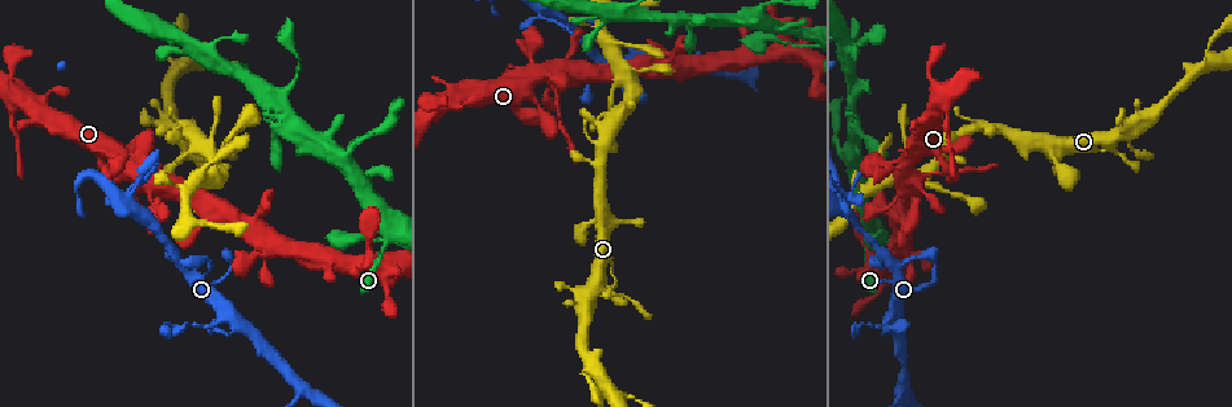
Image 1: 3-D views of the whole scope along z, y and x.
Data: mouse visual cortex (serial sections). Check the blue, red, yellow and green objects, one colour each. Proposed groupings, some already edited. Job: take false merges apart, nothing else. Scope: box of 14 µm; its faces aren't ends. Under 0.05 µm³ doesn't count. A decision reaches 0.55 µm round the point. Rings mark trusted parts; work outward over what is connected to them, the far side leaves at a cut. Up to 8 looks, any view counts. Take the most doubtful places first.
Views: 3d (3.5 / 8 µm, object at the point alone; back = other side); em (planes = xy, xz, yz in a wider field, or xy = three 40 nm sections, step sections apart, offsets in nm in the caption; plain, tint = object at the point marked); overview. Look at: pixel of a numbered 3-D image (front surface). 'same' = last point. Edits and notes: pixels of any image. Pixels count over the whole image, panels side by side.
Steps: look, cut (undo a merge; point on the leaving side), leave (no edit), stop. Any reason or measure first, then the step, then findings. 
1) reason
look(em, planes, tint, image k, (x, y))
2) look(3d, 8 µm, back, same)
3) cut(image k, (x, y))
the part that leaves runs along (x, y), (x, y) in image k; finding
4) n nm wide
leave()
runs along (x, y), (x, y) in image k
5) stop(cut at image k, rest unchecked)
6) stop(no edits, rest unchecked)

thin arm on a thick one
look(3d, 3.5 µm, image 1, (607, 290))

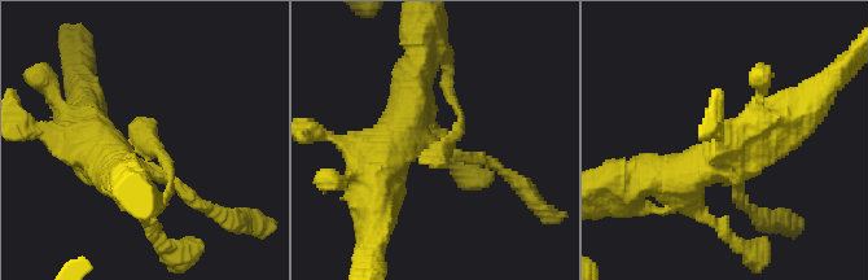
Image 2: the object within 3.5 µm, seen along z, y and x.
need the tissue
look(em, xy, step 2, tint, image 2, (146, 167))

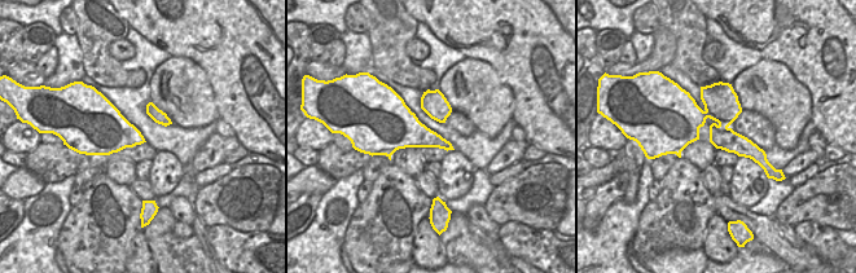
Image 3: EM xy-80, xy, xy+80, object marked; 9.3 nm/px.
leave()
runs along (666, 132), (711, 115), (767, 167) in image 3; all the same cell

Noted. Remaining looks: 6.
sharp bend
look(3d, 3.5 µm, image 1, (205, 261))

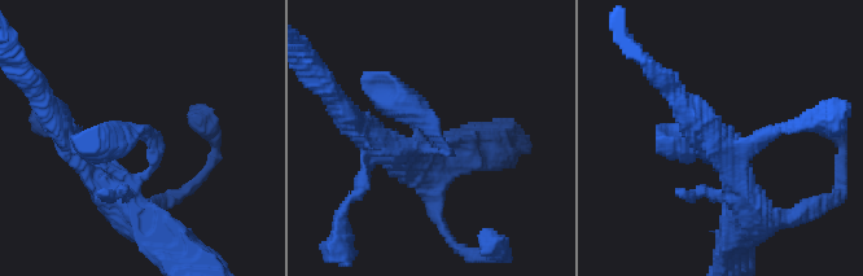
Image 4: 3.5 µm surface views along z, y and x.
arms of 300, 400 nm
look(em, xy, step 2, tint, image 4, (150, 132))

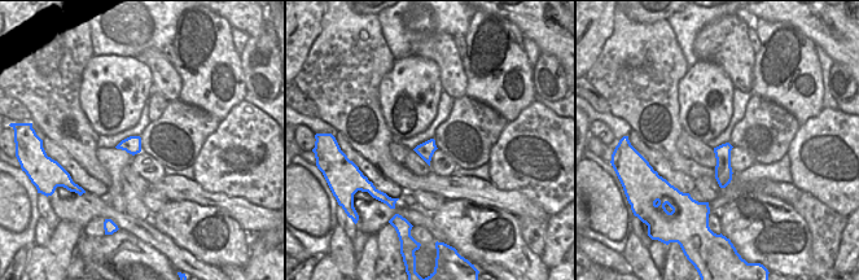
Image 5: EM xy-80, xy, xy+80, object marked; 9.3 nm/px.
leave()
runs along (747, 206), (723, 134), (667, 147) in image 4; continuous, no second cell

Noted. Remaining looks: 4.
look(3d, 3.5 µm, image 1, (228, 335))

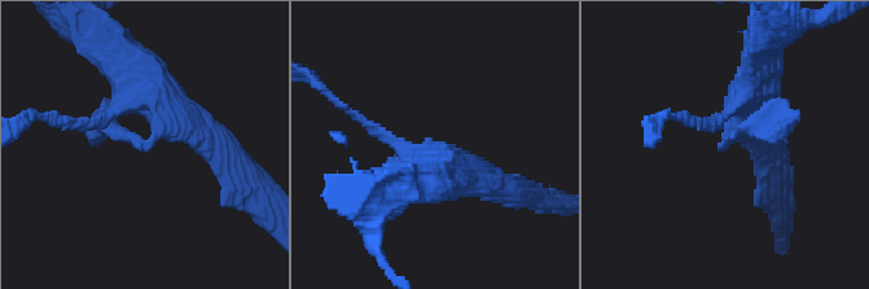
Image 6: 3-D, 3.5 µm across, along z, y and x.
arms of 250, 450 nm
look(em, planes, tint, image 6, (727, 144))

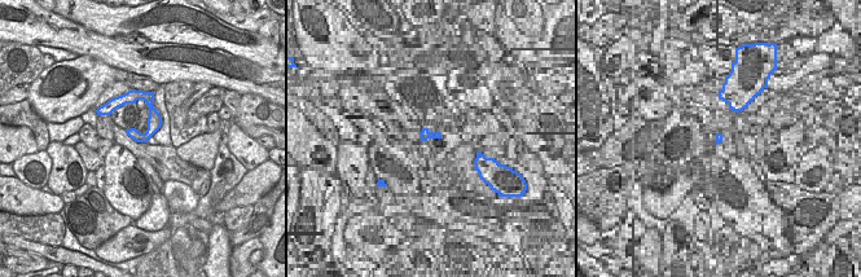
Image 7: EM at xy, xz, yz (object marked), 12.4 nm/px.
190 nm wide
leave()
runs along (152, 82), (104, 118) in image 6; one cell here

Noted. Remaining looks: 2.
stop(no edits, rest unchecked)

